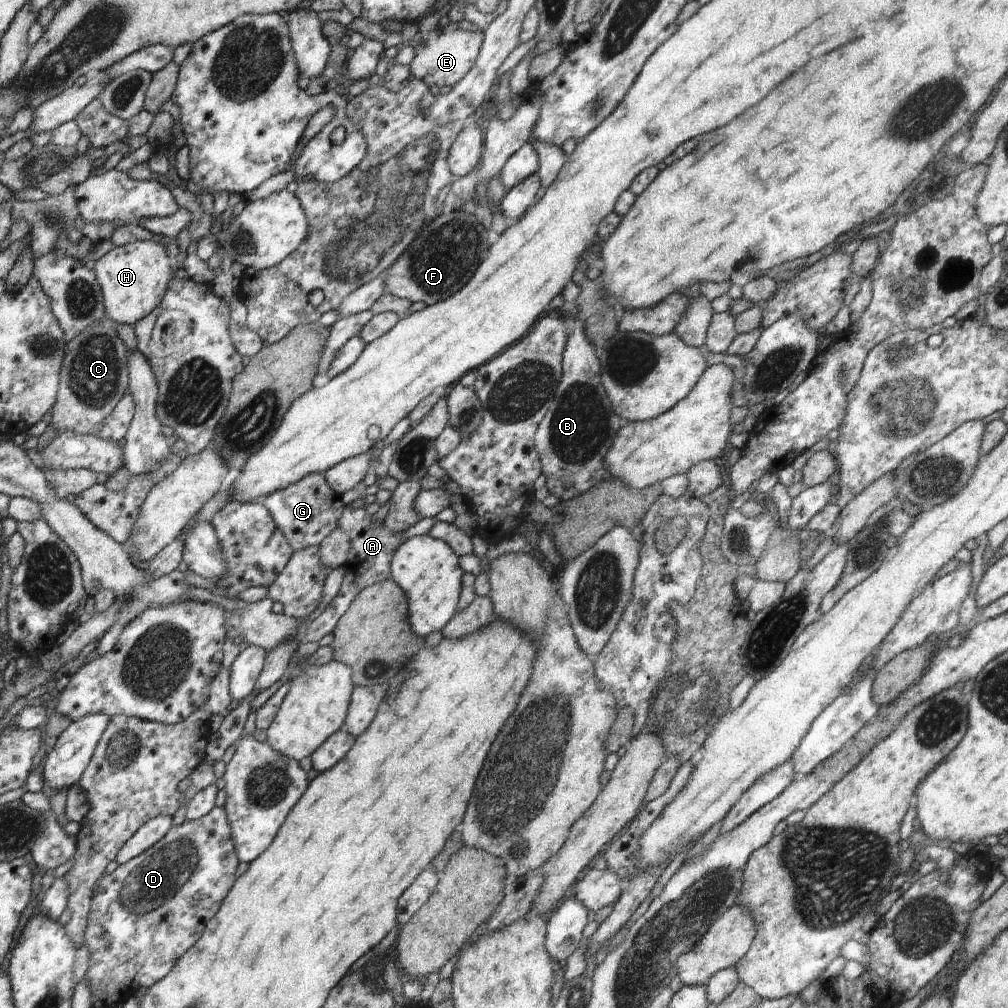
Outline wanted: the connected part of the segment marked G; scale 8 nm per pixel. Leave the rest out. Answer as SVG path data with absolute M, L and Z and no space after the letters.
M323 472L303 476L300 482L294 482L282 490L276 490L270 496L256 498L256 503L262 504L270 512L278 530L284 534L293 552L304 550L308 546L319 546L338 526L345 506L341 496L336 494L324 480Z

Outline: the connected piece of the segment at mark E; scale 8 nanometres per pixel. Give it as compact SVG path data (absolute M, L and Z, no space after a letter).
M436 29L422 34L422 40L414 46L415 56L408 65L412 77L422 80L426 86L454 86L470 72L476 64L484 33L457 29L453 32L441 32Z

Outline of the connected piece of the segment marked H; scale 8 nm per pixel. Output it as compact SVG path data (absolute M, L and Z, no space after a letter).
M136 241L121 247L114 247L110 252L95 261L93 271L100 286L105 306L105 314L116 323L133 325L141 318L146 318L162 302L170 280L174 277L173 260L166 254L162 243L154 241Z

